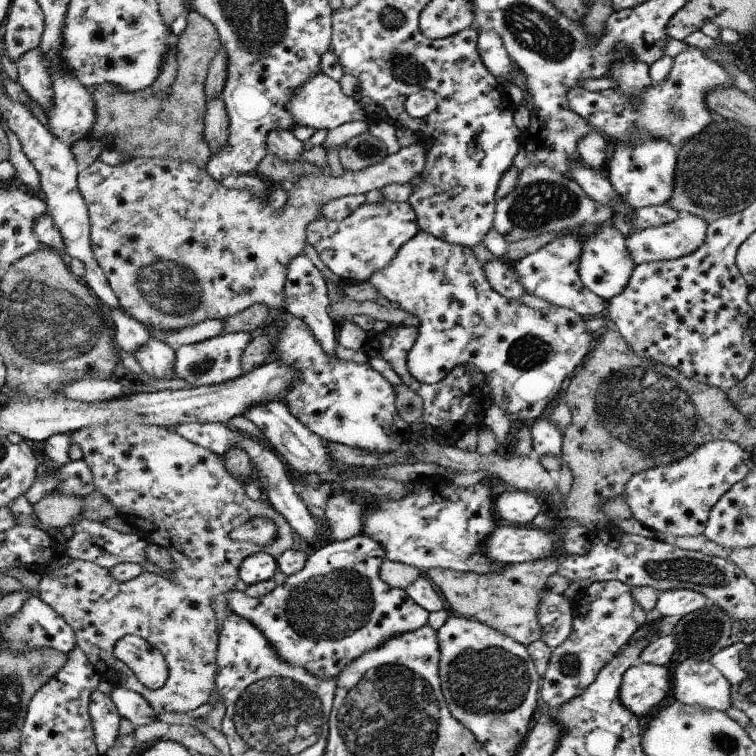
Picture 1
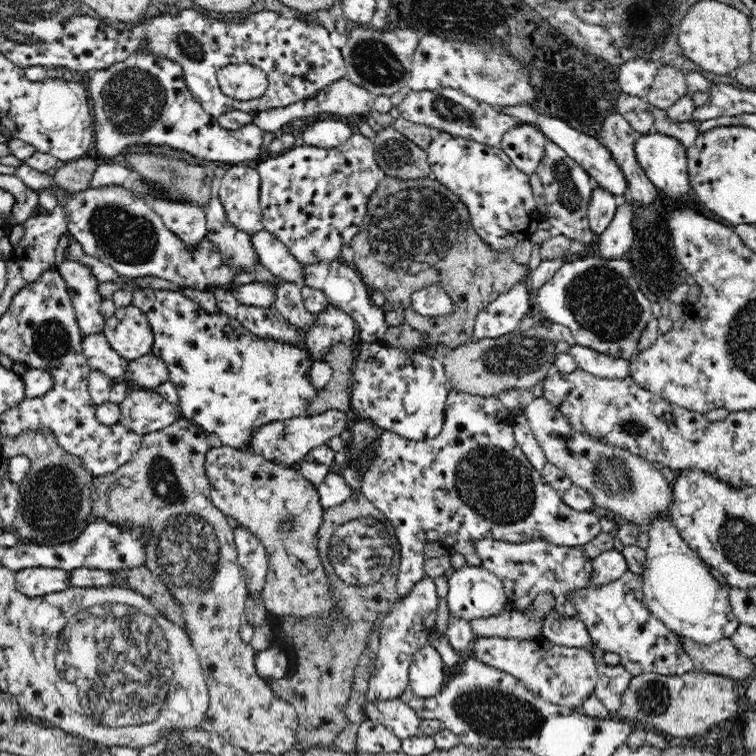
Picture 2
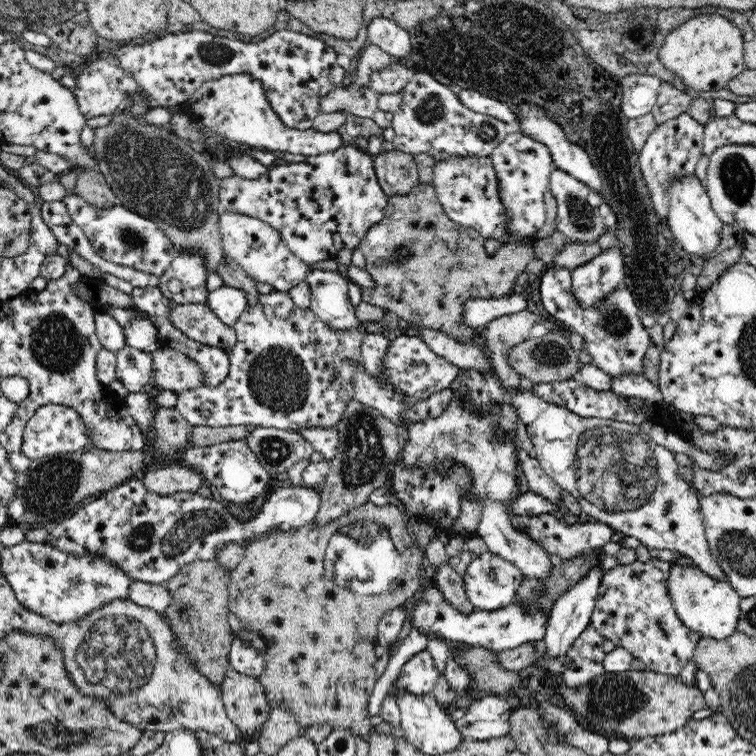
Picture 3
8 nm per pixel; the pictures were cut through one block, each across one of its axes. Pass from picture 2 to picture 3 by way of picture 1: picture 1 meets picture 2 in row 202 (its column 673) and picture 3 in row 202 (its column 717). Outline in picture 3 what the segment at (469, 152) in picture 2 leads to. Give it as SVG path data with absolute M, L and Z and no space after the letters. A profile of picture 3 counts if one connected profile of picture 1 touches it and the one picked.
M452 157L444 162L436 163L433 172L434 188L444 212L458 224L476 229L484 238L495 238L503 245L510 242L526 244L528 240L521 240L517 236L507 236L503 232L505 218L500 204L497 178L494 174L492 158Z

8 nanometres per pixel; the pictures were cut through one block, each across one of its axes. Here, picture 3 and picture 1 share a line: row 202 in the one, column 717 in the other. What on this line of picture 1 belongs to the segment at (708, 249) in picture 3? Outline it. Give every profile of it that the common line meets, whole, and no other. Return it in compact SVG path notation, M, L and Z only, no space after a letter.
M685 660L671 667L672 697L680 703L725 712L730 706L730 684L707 660Z

